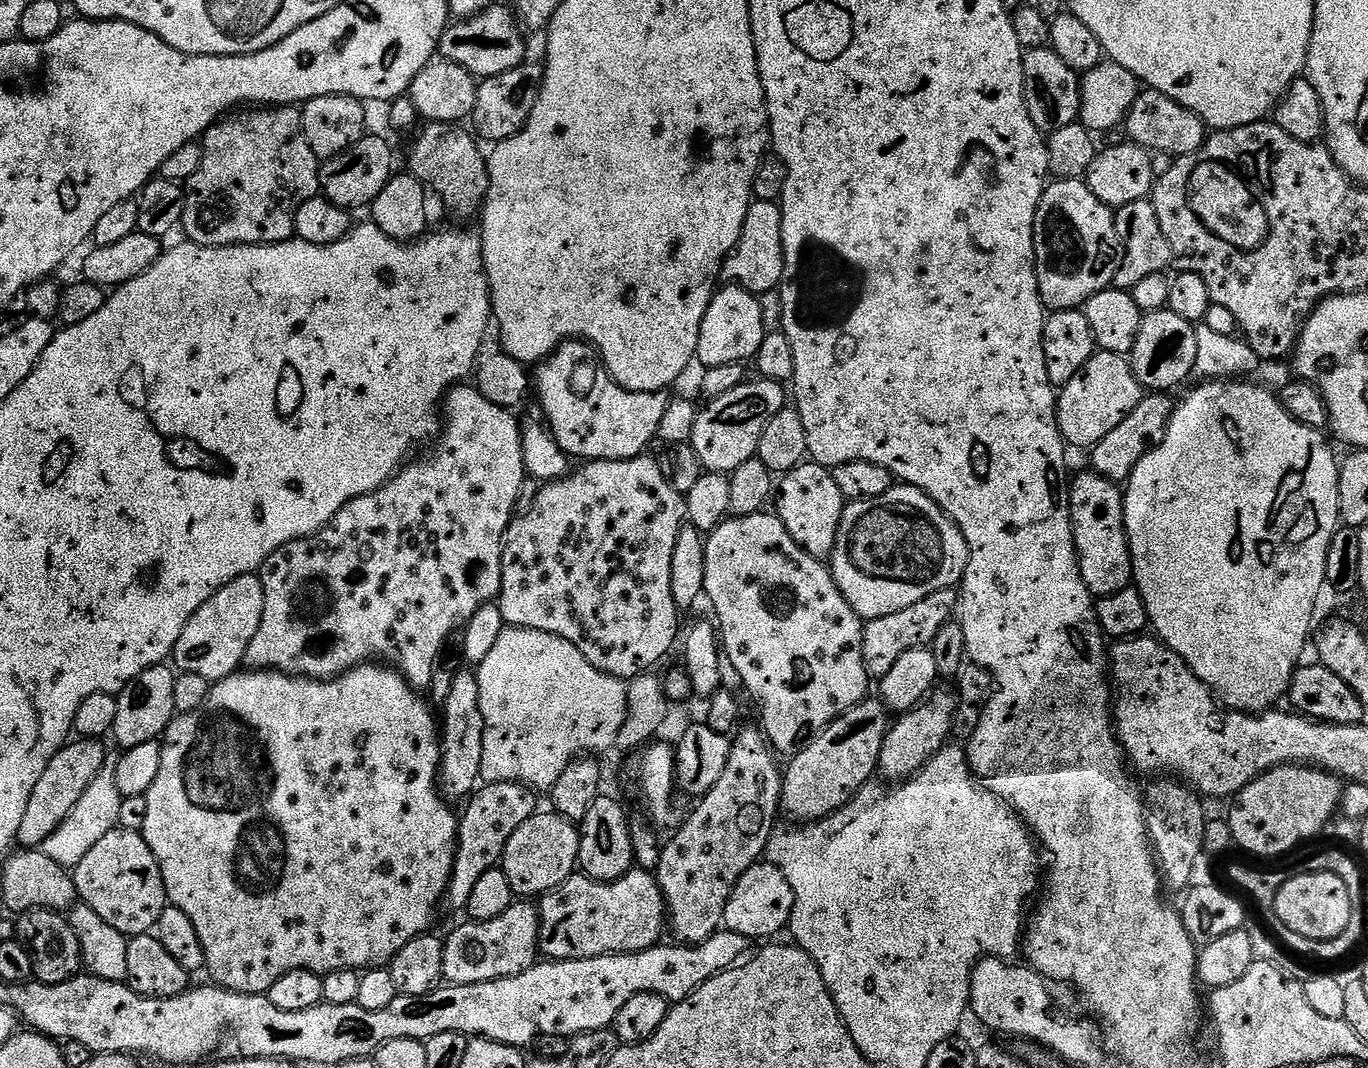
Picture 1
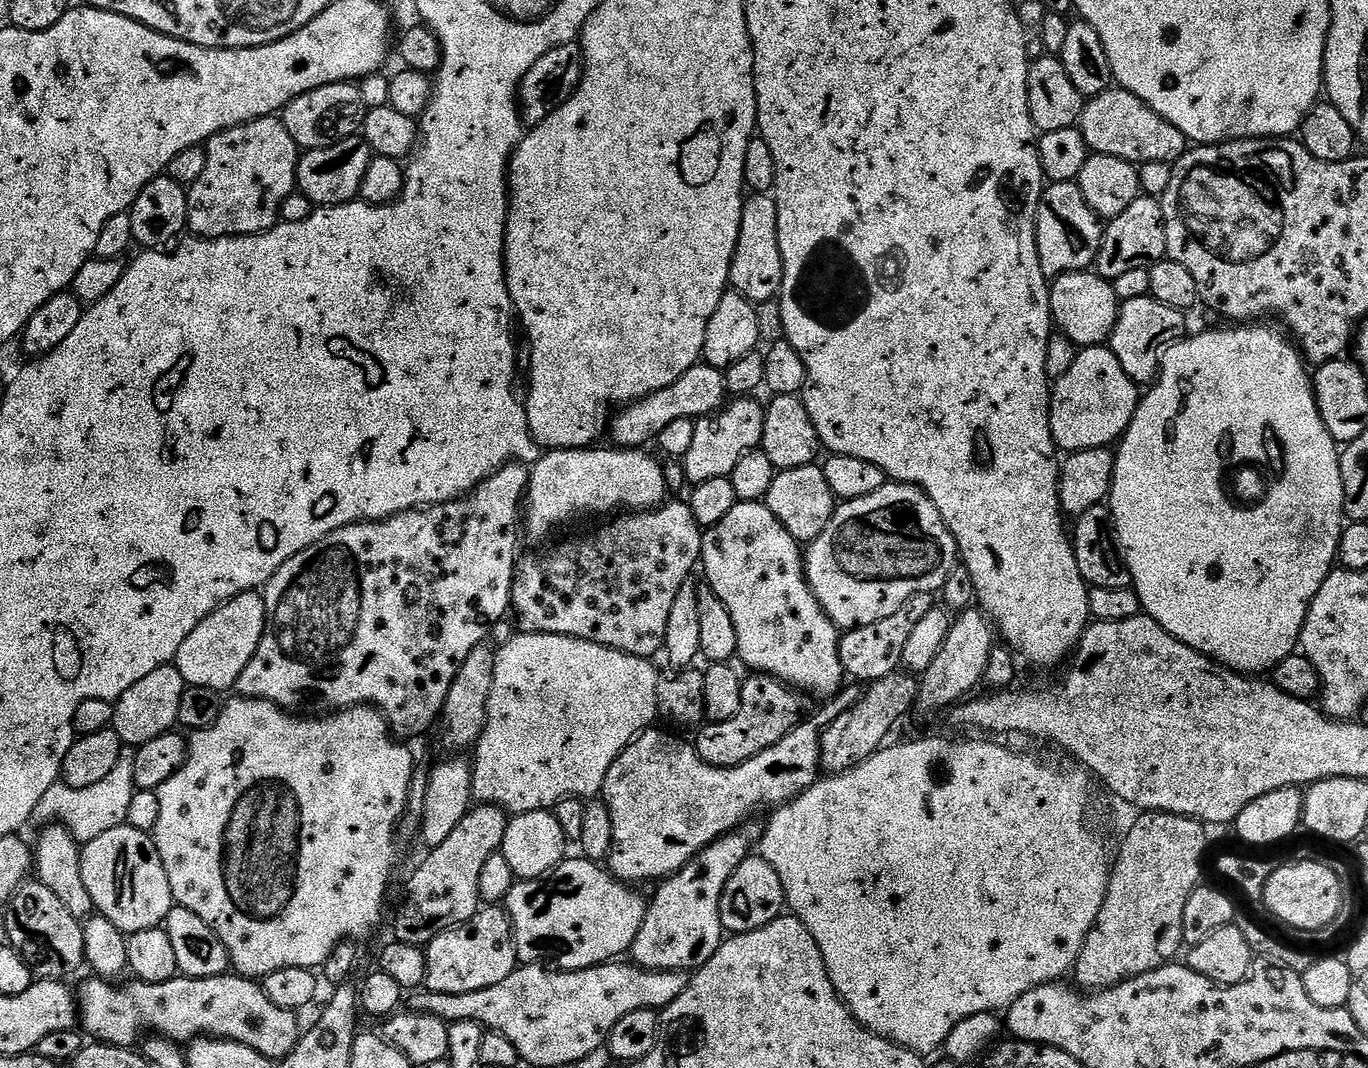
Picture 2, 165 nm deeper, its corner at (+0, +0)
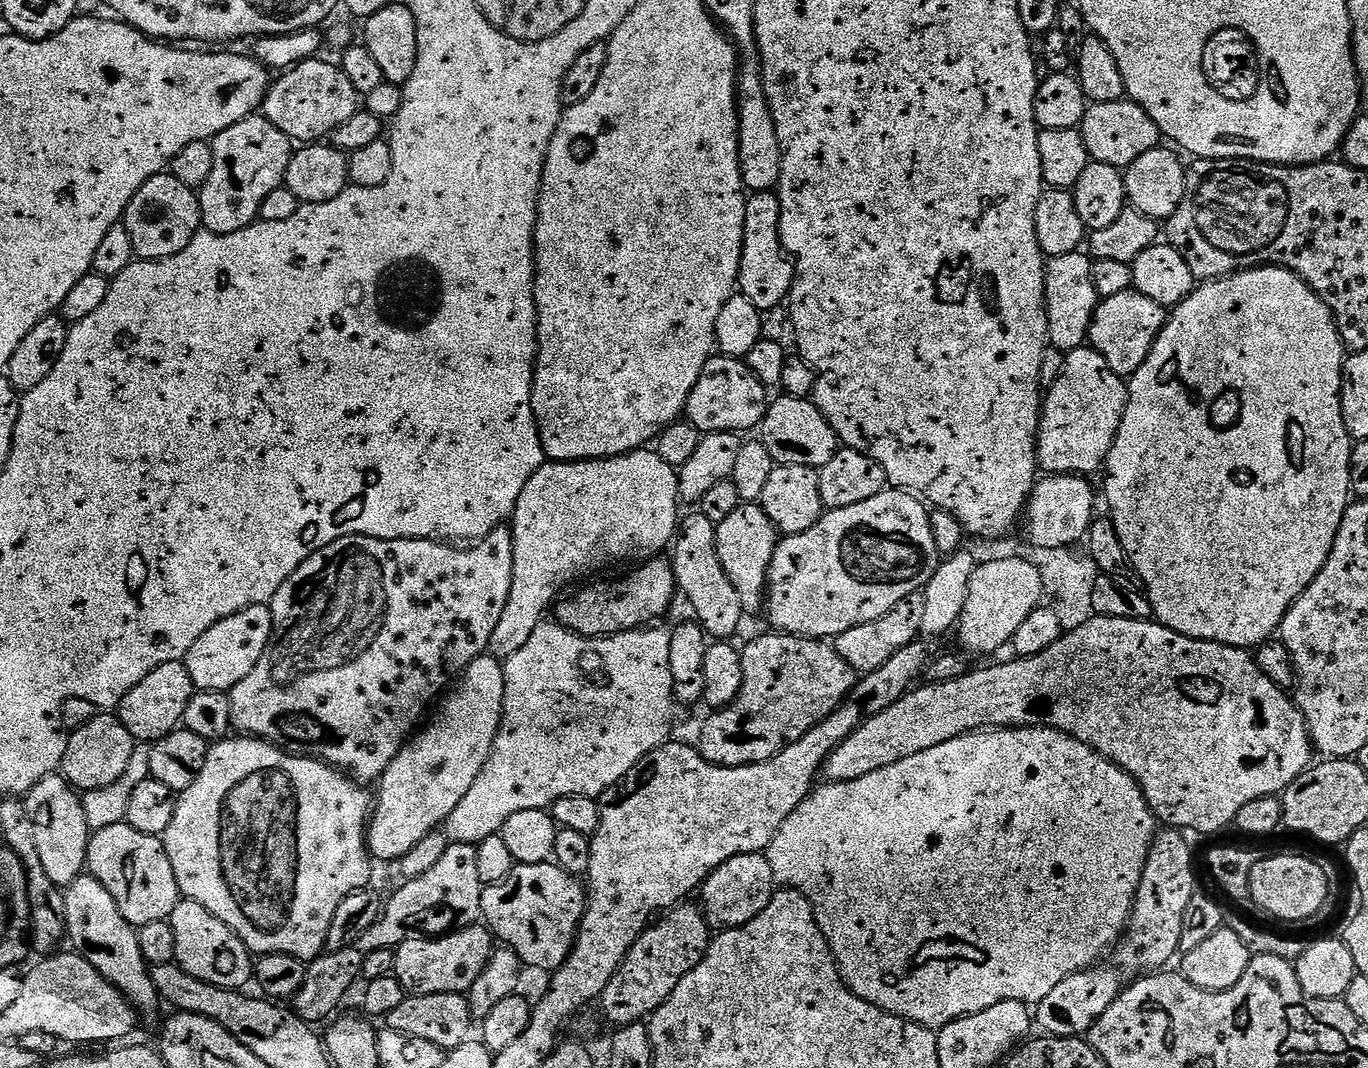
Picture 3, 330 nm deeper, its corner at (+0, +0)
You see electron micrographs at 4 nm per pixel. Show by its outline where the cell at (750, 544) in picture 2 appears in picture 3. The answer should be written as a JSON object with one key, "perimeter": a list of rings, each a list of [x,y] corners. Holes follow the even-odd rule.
{"perimeter":[[[741,502],[734,514],[722,518],[722,522],[716,525],[718,558],[722,562],[722,570],[726,570],[726,578],[730,578],[730,586],[738,590],[745,613],[752,614],[765,607],[768,571],[777,543],[778,533],[774,522],[766,518],[756,502]]]}

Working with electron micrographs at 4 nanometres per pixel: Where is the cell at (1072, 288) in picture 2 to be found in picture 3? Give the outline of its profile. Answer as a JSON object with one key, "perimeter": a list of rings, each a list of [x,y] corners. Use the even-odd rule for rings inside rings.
{"perimeter":[[[1083,251],[1054,256],[1047,261],[1044,269],[1044,309],[1048,319],[1048,342],[1051,347],[1065,354],[1085,347],[1097,303],[1092,260]]]}

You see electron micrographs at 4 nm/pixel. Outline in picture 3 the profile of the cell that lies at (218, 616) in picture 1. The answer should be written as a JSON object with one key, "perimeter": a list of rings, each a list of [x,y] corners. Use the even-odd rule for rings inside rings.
{"perimeter":[[[259,604],[250,606],[246,610],[238,610],[238,614],[230,614],[230,618],[222,618],[194,646],[190,646],[187,656],[182,663],[188,668],[192,679],[193,689],[201,692],[232,691],[254,666],[258,666],[258,658],[266,650],[272,633],[272,609],[269,605]]]}

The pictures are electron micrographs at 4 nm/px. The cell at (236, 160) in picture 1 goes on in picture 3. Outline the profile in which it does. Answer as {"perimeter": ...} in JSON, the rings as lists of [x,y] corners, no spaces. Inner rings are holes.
{"perimeter":[[[253,114],[242,122],[234,122],[230,130],[222,130],[222,134],[210,143],[214,150],[214,166],[210,178],[206,178],[204,187],[198,192],[200,223],[214,234],[234,234],[257,223],[260,207],[266,202],[270,190],[283,185],[294,144],[263,114]]]}

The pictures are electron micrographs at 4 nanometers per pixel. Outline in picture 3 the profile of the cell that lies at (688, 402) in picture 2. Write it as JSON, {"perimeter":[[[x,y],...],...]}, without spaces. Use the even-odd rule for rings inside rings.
{"perimeter":[[[713,355],[711,360],[706,362],[694,390],[690,390],[690,398],[686,409],[687,423],[693,424],[702,434],[709,432],[734,432],[737,434],[748,434],[751,430],[759,429],[764,420],[764,415],[770,403],[769,389],[765,388],[758,378],[748,369],[747,363],[743,359],[734,356]]]}

